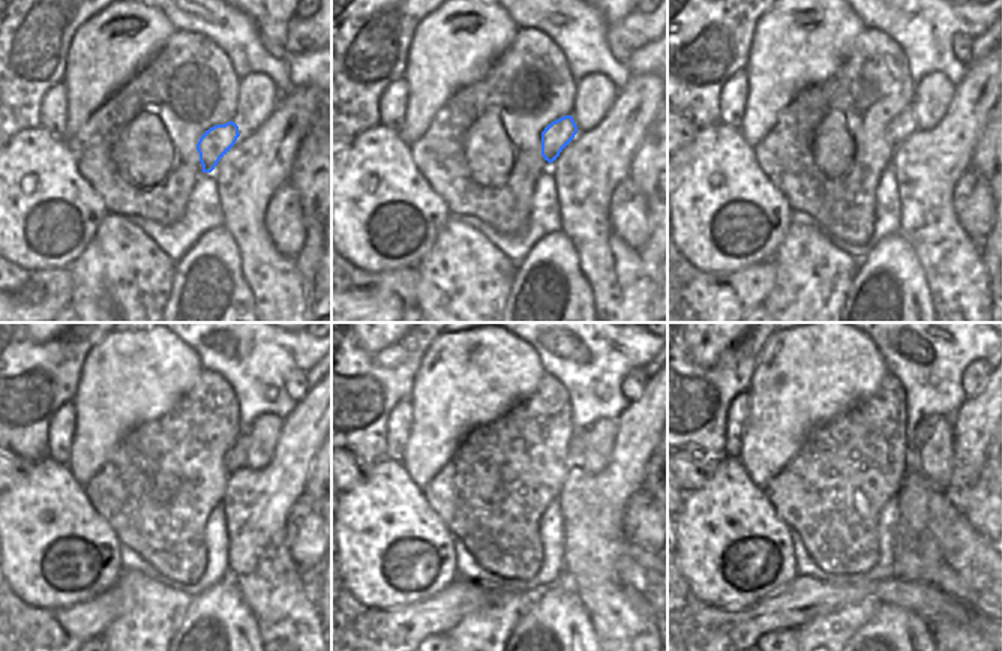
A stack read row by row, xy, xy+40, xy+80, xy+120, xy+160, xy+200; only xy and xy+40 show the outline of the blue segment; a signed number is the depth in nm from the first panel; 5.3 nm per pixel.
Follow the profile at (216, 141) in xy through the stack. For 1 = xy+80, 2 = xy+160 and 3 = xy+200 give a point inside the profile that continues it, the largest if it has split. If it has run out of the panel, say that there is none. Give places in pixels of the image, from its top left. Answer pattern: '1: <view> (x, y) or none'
1: xy+80 (905, 123)
2: xy+160 (576, 444)
3: xy+200 (924, 429)

